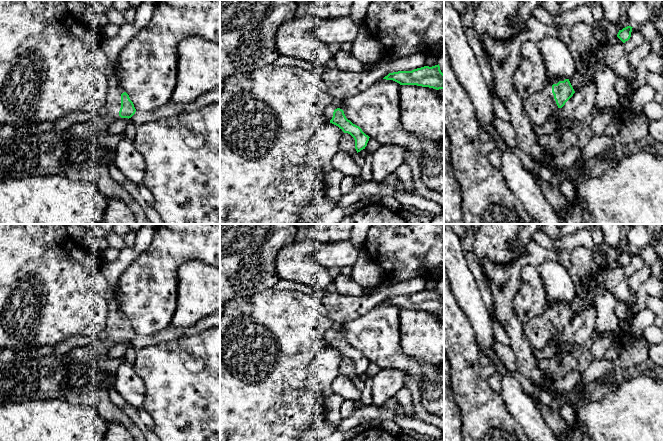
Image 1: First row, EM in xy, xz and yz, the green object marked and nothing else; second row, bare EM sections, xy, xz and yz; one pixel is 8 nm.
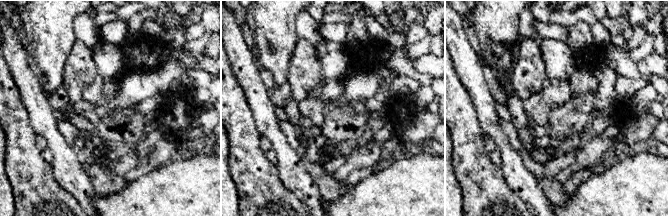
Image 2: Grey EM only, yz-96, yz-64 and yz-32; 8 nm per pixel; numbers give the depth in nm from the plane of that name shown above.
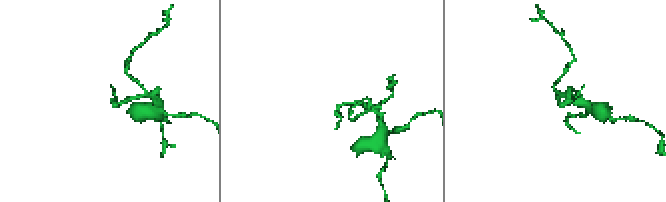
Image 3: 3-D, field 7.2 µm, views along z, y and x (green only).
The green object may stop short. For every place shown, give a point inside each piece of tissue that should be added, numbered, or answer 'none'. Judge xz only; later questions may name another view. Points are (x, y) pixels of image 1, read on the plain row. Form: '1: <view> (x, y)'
1: xz (329, 334)

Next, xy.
1: xy (110, 337)

